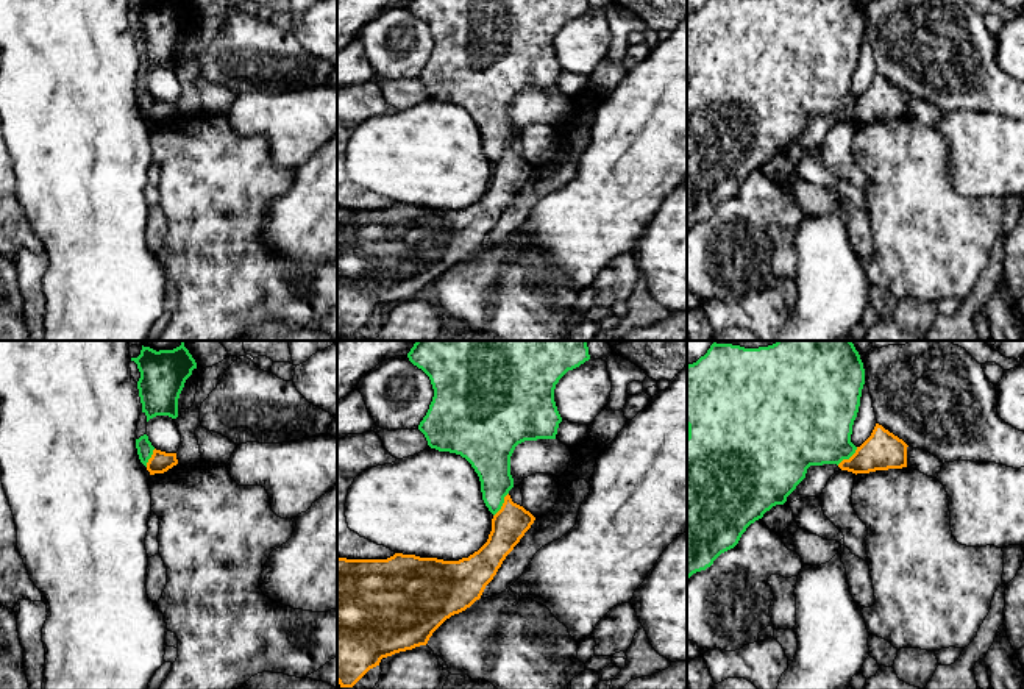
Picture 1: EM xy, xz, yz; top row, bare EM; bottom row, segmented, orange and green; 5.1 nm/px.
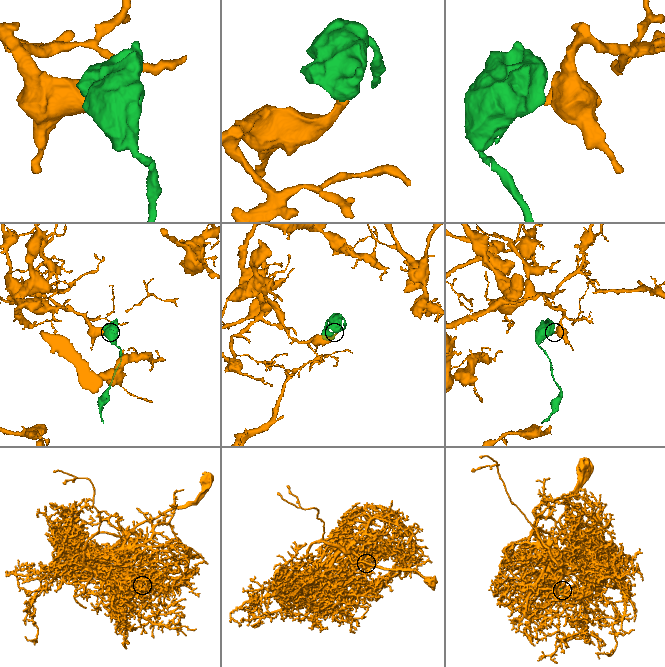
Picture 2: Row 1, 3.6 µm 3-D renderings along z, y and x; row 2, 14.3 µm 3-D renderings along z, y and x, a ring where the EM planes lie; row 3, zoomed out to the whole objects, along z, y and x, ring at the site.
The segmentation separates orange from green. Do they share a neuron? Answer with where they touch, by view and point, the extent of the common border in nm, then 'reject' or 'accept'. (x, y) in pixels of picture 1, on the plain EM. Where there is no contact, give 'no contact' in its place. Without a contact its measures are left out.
meets orange in xz at (503, 155); contact 150 nm long; reject

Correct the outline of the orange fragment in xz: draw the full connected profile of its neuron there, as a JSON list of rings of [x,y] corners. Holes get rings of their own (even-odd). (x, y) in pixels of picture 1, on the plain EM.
[[[507,144],[487,192],[468,208],[337,208],[340,337],[353,337],[382,308],[426,295],[446,269],[479,250],[534,170]]]

